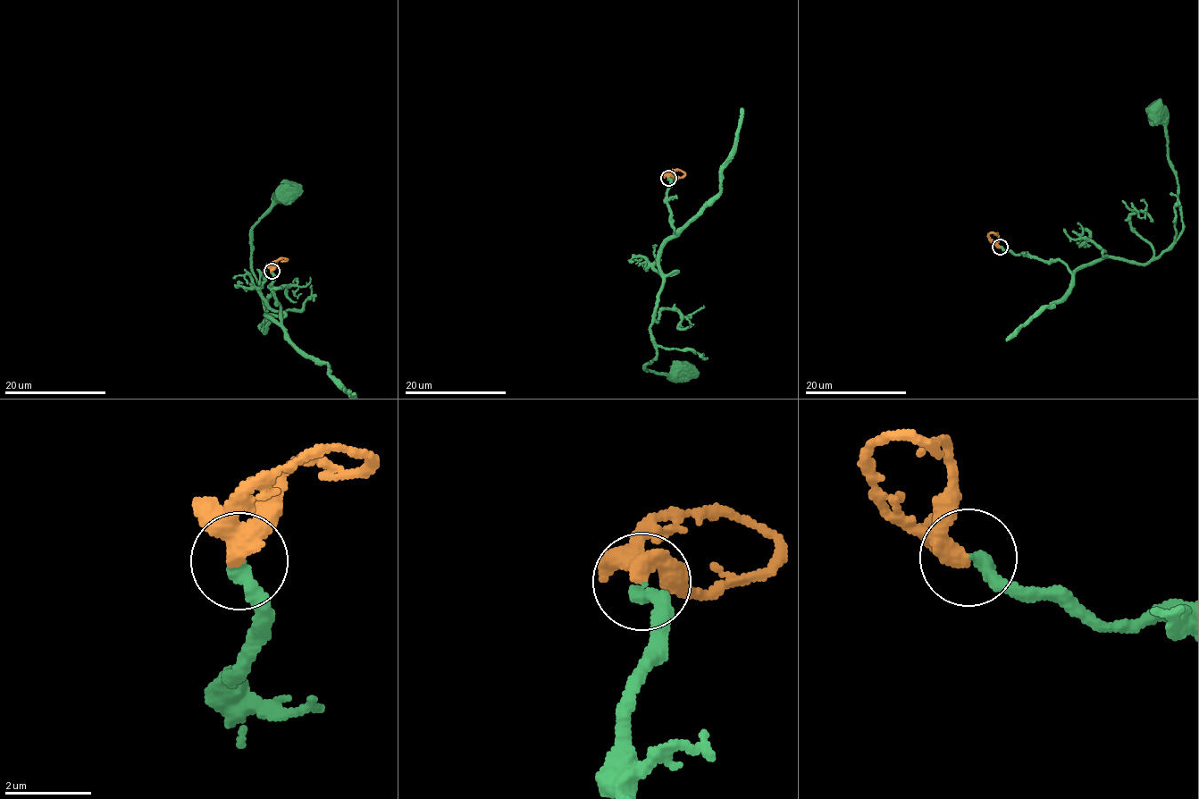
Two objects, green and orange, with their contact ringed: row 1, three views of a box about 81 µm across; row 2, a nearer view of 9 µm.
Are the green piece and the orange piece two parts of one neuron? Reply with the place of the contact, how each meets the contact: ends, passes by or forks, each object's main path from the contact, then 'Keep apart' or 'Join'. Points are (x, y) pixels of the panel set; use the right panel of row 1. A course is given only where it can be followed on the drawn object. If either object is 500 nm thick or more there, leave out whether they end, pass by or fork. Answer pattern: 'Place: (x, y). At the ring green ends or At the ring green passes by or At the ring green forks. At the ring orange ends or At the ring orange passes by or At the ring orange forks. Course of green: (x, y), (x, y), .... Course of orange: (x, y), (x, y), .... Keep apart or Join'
Place: (1000, 247). At the ring green ends. At the ring orange passes by. Course of green: (1001, 247), (1016, 255), (1059, 259), (1072, 273), (1103, 257), (1154, 260), (1182, 231), (1166, 116), (1157, 111). Course of orange: (1000, 247), (989, 237), (989, 232), (991, 232). Join

